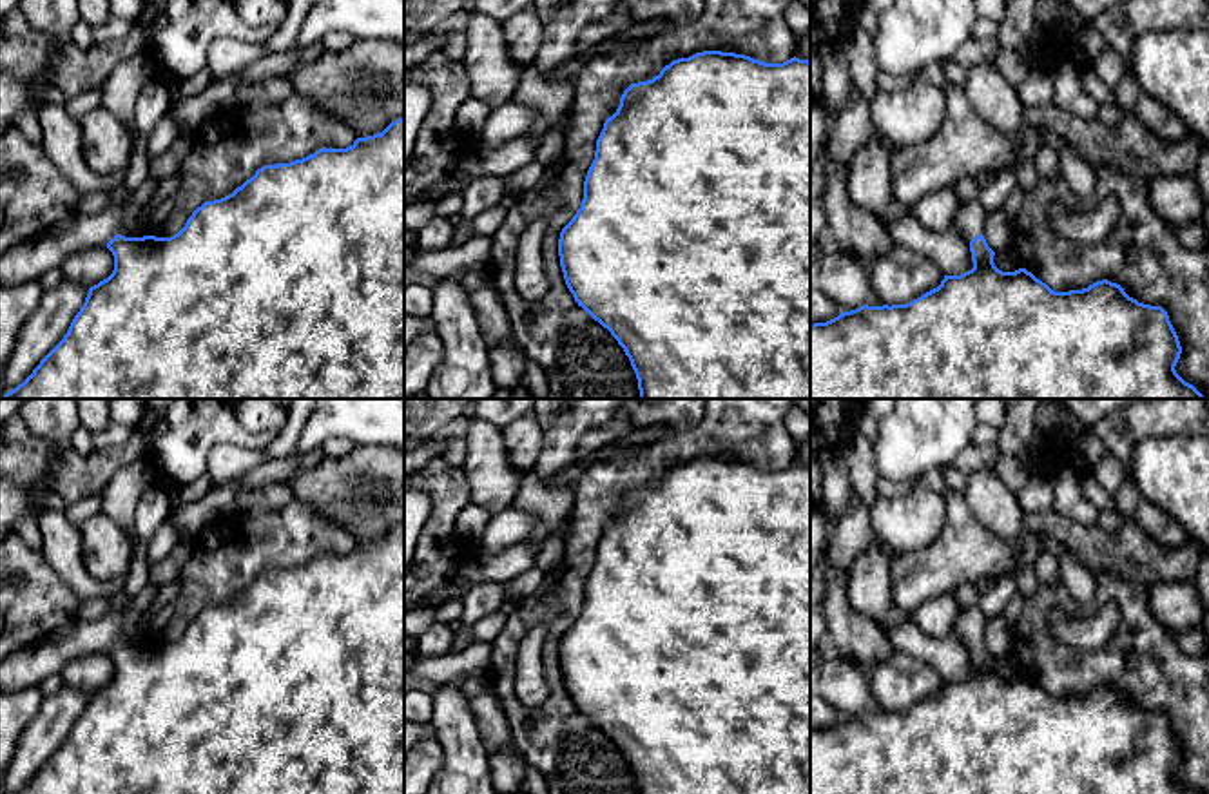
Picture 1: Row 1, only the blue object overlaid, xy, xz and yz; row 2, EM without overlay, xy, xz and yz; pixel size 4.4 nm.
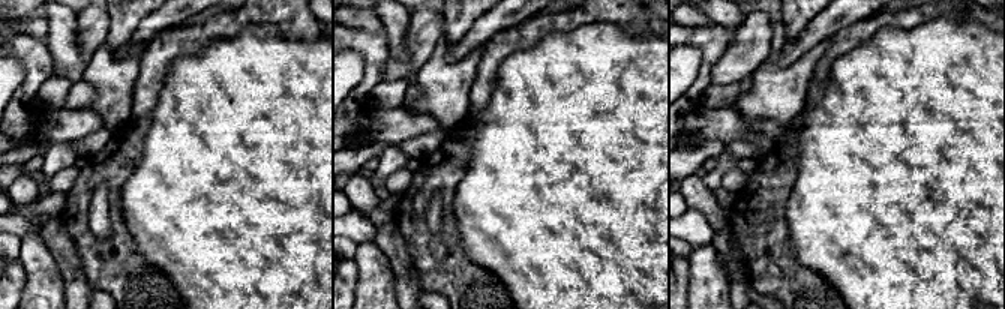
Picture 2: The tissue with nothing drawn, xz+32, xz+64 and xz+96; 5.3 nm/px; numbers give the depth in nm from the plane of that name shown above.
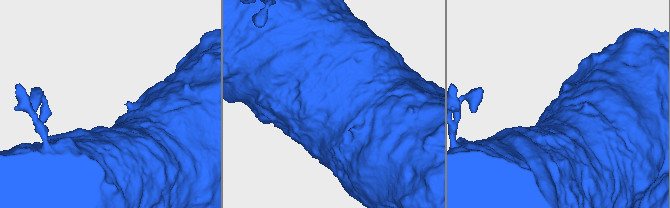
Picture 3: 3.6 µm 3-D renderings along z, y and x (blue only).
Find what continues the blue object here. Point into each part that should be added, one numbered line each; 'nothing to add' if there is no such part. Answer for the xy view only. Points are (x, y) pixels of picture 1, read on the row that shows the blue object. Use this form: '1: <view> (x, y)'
1: xy (26, 261)

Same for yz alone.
1: yz (970, 216)

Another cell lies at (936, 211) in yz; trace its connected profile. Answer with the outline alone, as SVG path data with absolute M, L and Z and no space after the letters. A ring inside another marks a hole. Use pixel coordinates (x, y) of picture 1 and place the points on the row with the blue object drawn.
M943 187L921 198L910 210L923 227L932 232L943 232L953 227L953 219L961 203L961 198L952 187Z

